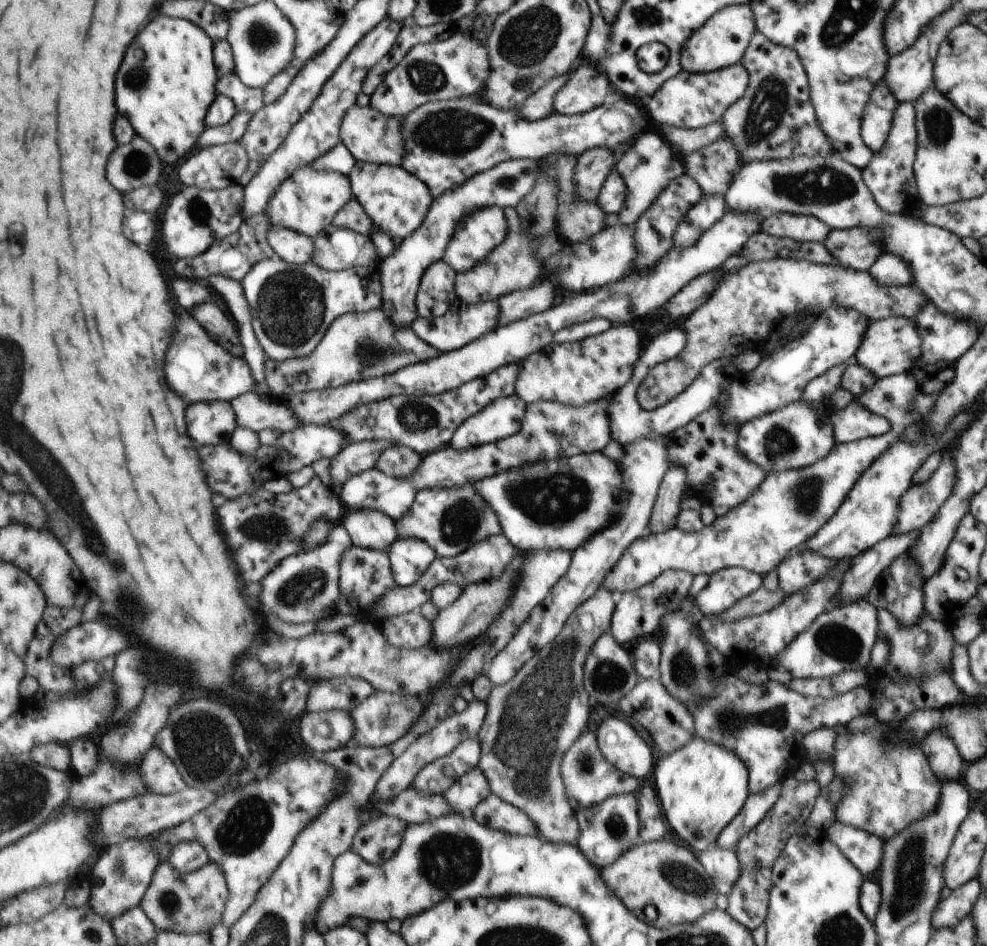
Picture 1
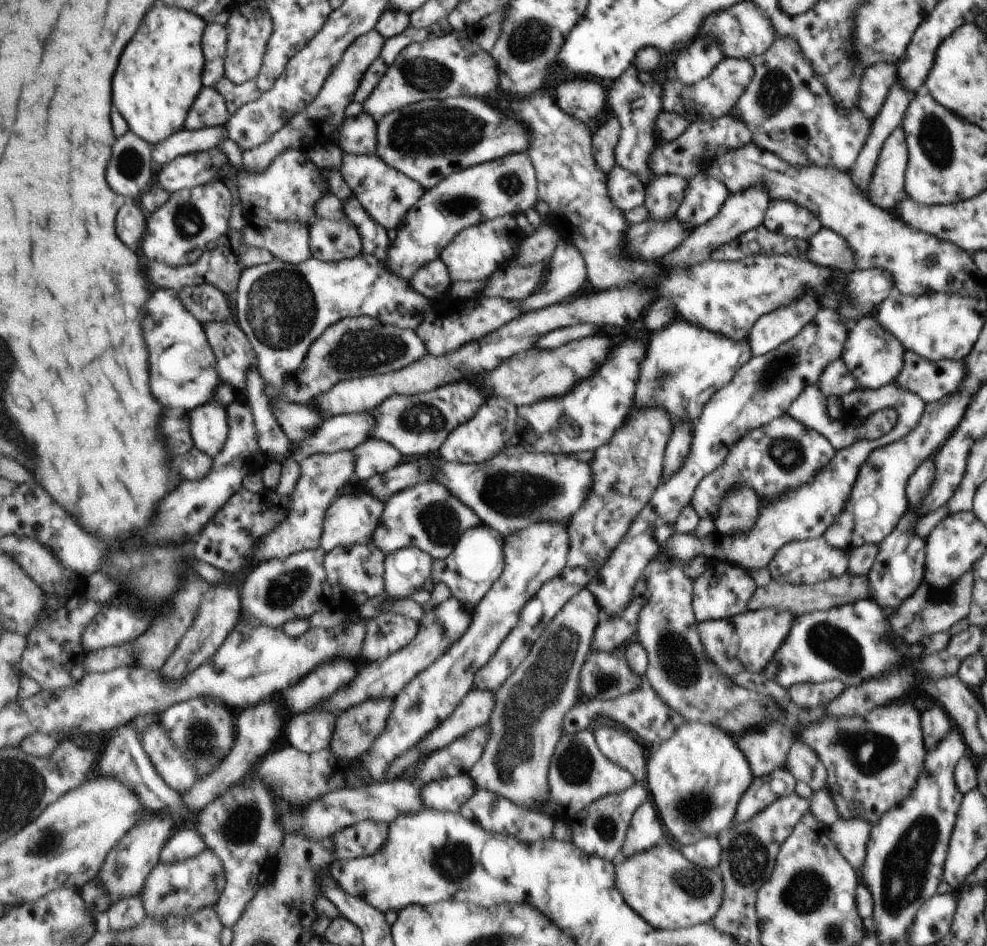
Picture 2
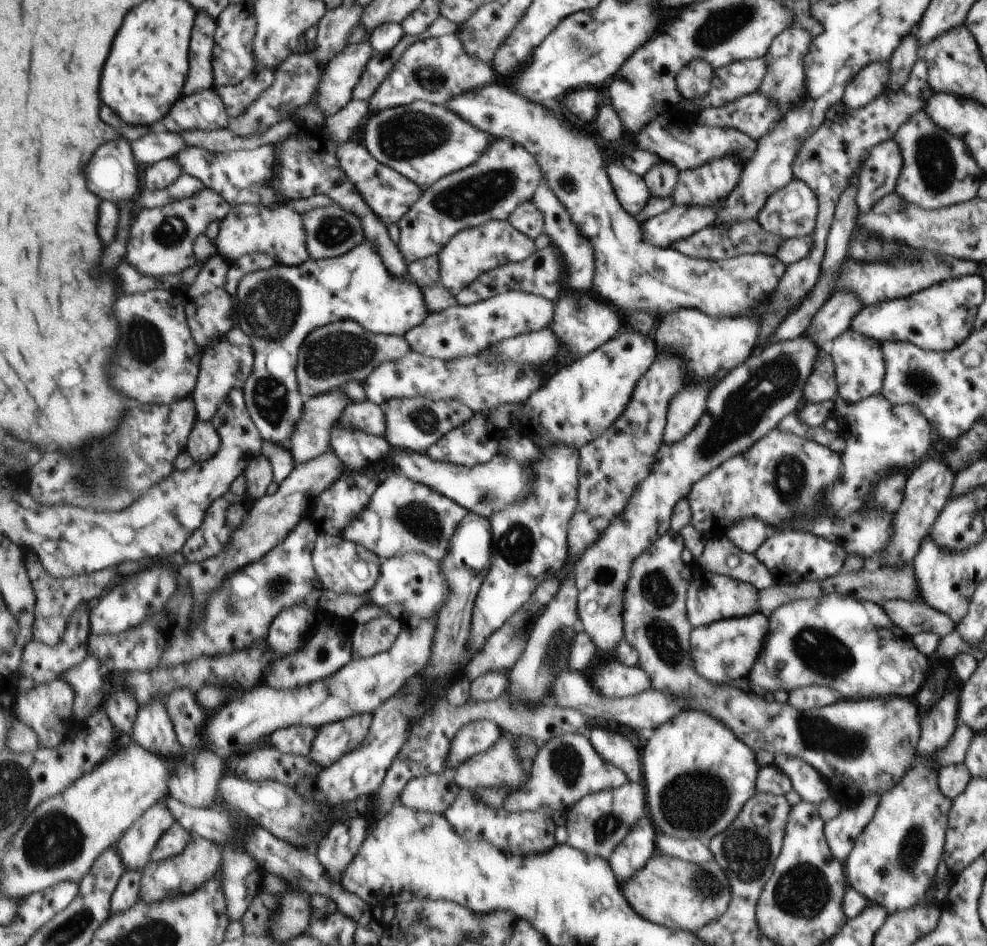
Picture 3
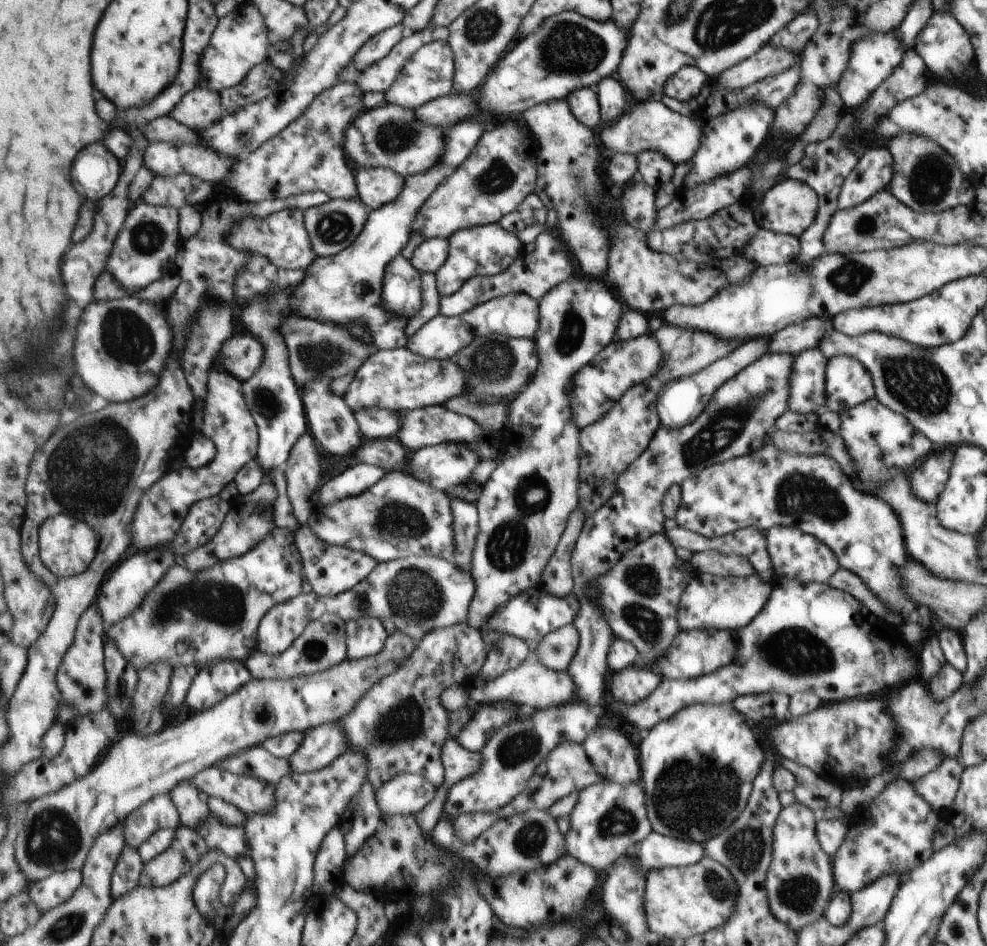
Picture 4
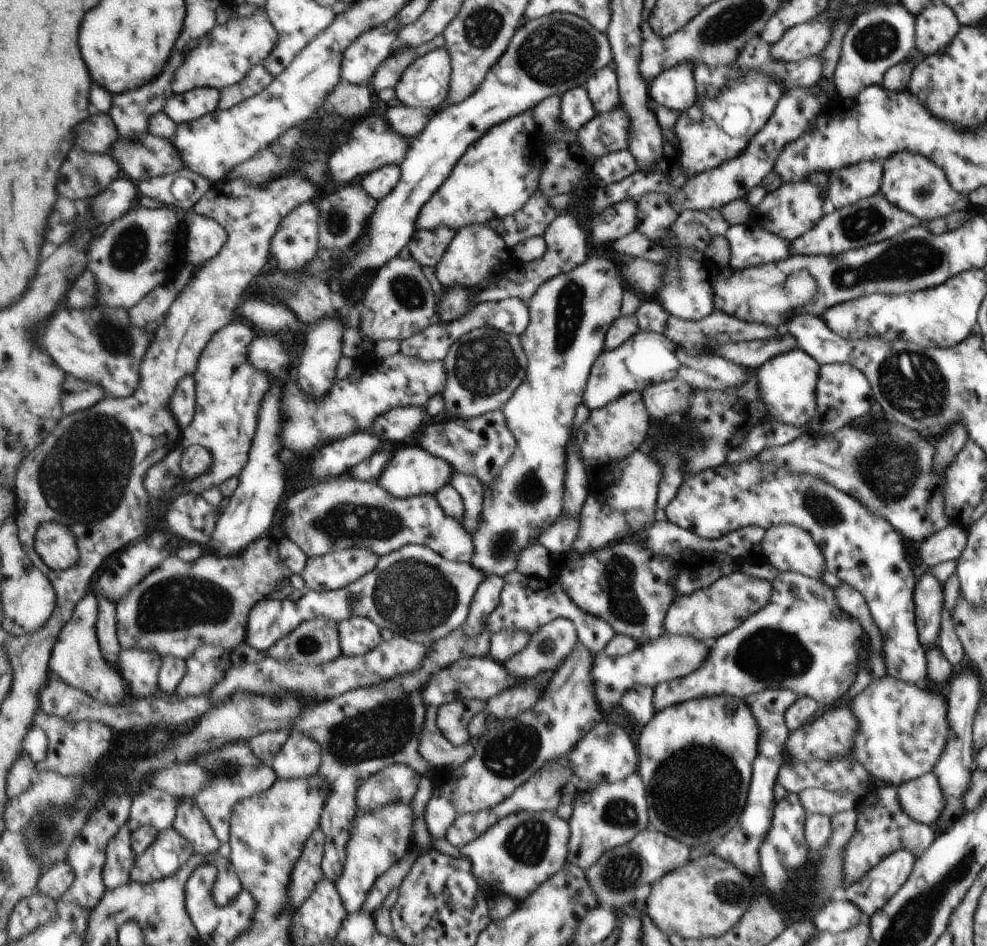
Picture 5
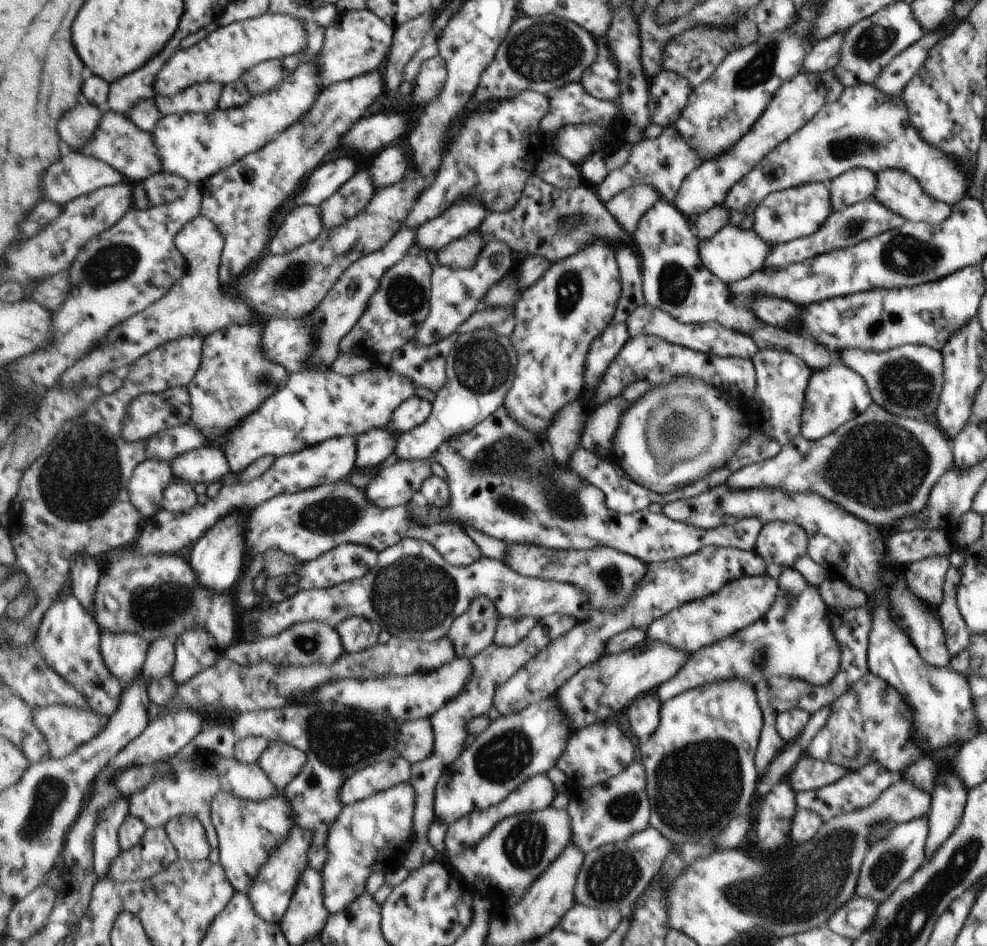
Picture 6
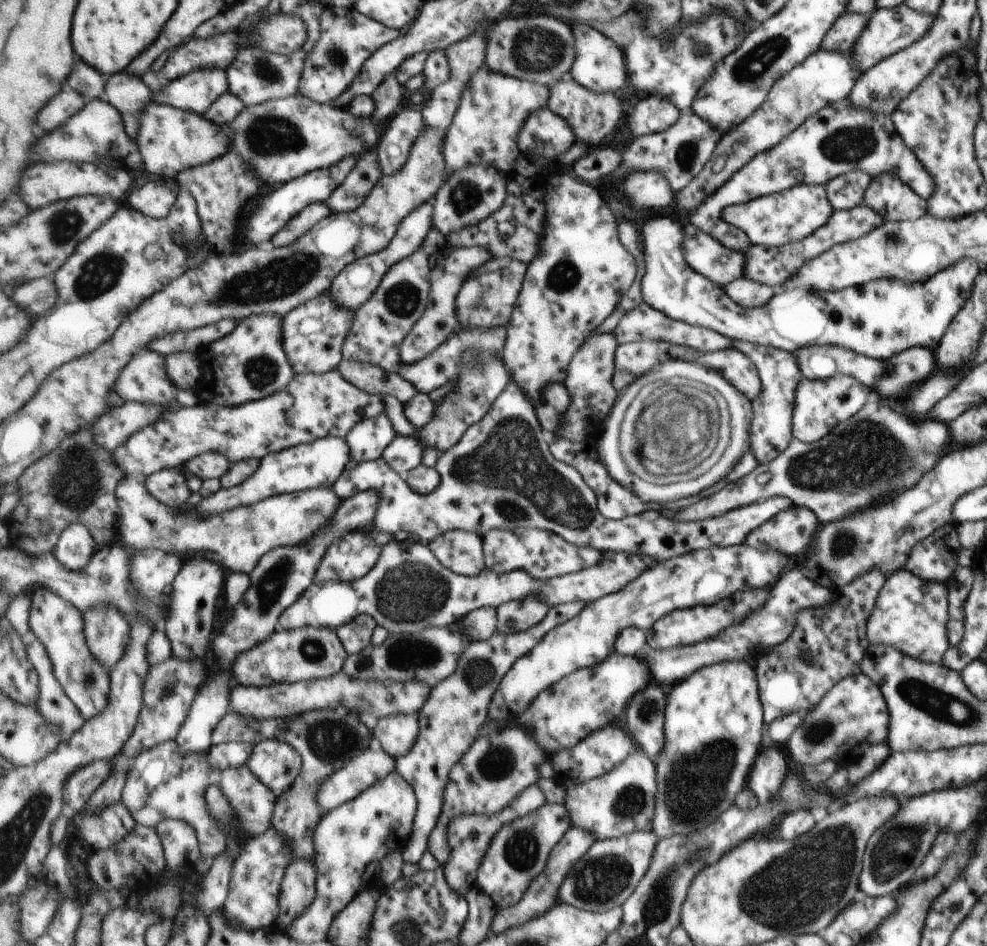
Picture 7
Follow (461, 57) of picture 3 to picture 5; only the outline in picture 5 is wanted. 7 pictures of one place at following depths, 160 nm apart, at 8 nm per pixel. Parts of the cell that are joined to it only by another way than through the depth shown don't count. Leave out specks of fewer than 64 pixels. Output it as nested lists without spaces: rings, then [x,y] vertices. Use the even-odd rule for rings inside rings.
[[[441,47],[413,61],[402,74],[395,94],[400,104],[422,109],[440,109],[448,104],[450,83],[452,82],[452,56],[445,47]]]

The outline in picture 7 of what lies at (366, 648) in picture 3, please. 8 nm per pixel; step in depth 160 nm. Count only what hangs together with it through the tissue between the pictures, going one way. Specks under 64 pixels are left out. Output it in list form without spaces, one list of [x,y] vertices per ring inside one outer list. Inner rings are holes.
[[[368,614],[357,616],[355,620],[337,629],[340,639],[350,655],[363,652],[372,644],[373,632],[376,631],[377,621]]]

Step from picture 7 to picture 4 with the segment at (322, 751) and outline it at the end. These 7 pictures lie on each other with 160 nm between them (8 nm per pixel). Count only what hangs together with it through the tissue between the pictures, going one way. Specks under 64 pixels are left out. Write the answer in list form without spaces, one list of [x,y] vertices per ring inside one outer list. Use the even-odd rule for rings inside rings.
[[[467,621],[450,626],[449,628],[436,628],[428,632],[417,644],[416,652],[399,671],[386,677],[377,683],[367,696],[364,696],[356,707],[339,724],[346,730],[350,738],[351,751],[363,751],[370,758],[370,772],[368,782],[355,799],[338,824],[339,828],[345,833],[346,843],[348,844],[348,860],[359,852],[368,840],[380,828],[383,822],[382,808],[378,803],[378,790],[401,773],[420,773],[426,774],[430,781],[433,781],[437,788],[445,784],[446,770],[445,759],[442,759],[442,751],[445,743],[450,736],[452,720],[450,712],[442,703],[442,694],[455,683],[466,684],[469,677],[475,676],[487,660],[489,650],[484,641],[482,631],[473,628]]]

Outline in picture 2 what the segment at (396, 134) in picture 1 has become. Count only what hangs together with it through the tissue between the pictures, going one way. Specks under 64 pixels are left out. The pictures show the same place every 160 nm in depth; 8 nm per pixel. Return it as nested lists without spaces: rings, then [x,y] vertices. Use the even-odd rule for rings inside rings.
[[[365,110],[347,118],[340,128],[338,143],[349,155],[377,155],[378,122]]]

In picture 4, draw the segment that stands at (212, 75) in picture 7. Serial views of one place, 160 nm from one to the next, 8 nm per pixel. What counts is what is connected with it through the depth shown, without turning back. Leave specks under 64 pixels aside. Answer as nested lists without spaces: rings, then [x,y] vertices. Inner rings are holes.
[[[199,86],[185,95],[169,116],[200,132],[212,127],[225,114],[220,93]]]

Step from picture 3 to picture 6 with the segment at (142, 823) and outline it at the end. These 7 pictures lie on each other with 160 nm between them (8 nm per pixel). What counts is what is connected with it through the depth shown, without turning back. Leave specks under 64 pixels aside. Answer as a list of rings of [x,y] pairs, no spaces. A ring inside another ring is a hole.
[[[199,750],[191,760],[181,760],[178,755],[166,761],[163,774],[155,776],[141,792],[135,792],[128,798],[130,815],[137,816],[148,828],[165,827],[169,820],[189,815],[199,818],[206,827],[211,848],[219,848],[220,840],[215,825],[212,823],[211,800],[217,792],[227,792],[243,800],[269,800],[280,791],[257,763],[241,763],[239,760],[227,759],[215,753],[206,754]]]

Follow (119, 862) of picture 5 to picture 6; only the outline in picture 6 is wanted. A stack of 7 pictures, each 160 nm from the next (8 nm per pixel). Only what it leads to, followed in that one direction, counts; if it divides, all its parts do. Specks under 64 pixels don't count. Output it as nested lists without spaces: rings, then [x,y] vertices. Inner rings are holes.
[[[122,797],[111,804],[109,808],[101,810],[97,816],[97,826],[95,826],[95,838],[93,838],[94,863],[96,874],[100,879],[109,876],[113,860],[124,852],[119,846],[119,828],[125,822],[125,818],[130,816],[129,801],[127,797]]]

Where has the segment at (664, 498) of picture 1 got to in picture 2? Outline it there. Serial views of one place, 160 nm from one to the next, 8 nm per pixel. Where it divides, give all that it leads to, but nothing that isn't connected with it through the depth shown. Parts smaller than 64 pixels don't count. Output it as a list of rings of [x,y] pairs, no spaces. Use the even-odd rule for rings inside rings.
[[[685,421],[672,427],[672,436],[668,440],[668,446],[664,452],[663,478],[665,481],[670,480],[671,476],[676,474],[684,464],[690,449],[692,423]]]

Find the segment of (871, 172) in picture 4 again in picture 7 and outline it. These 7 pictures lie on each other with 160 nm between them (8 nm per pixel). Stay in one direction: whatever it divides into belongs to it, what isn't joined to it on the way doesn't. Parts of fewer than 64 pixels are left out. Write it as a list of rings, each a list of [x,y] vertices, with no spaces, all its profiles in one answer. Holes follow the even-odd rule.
[[[852,170],[828,180],[825,188],[829,188],[829,200],[833,200],[833,211],[846,211],[863,202],[865,192],[872,177],[866,172]]]

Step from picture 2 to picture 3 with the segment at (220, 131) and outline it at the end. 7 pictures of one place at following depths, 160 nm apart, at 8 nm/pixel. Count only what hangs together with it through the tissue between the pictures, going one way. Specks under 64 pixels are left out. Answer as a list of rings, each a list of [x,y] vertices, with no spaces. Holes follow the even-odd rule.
[[[148,132],[143,138],[134,140],[132,147],[137,160],[143,166],[151,166],[173,157],[191,147],[178,132]]]

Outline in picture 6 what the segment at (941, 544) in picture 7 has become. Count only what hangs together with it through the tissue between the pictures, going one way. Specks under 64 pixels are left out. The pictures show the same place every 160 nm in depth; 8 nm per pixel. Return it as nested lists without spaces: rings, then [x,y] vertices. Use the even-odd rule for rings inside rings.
[[[943,554],[927,556],[904,568],[905,584],[913,596],[917,596],[929,608],[937,608],[941,603],[944,575],[950,568],[947,557]]]

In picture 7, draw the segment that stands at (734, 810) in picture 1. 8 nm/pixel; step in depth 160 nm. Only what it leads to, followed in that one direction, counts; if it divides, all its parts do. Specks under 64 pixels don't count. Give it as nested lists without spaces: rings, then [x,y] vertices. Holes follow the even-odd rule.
[[[721,661],[700,667],[685,680],[680,680],[666,690],[664,706],[664,746],[652,758],[656,765],[656,807],[652,818],[652,830],[659,839],[673,835],[689,835],[707,827],[732,808],[735,794],[743,788],[753,758],[759,754],[759,742],[763,732],[761,703],[753,666],[745,661]]]

